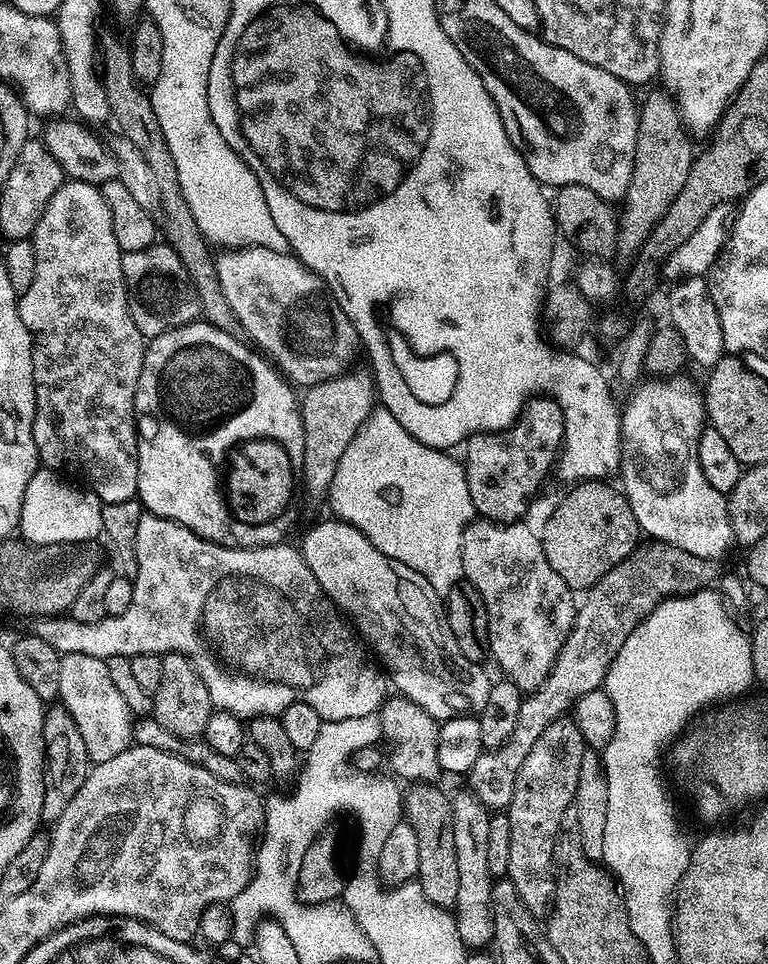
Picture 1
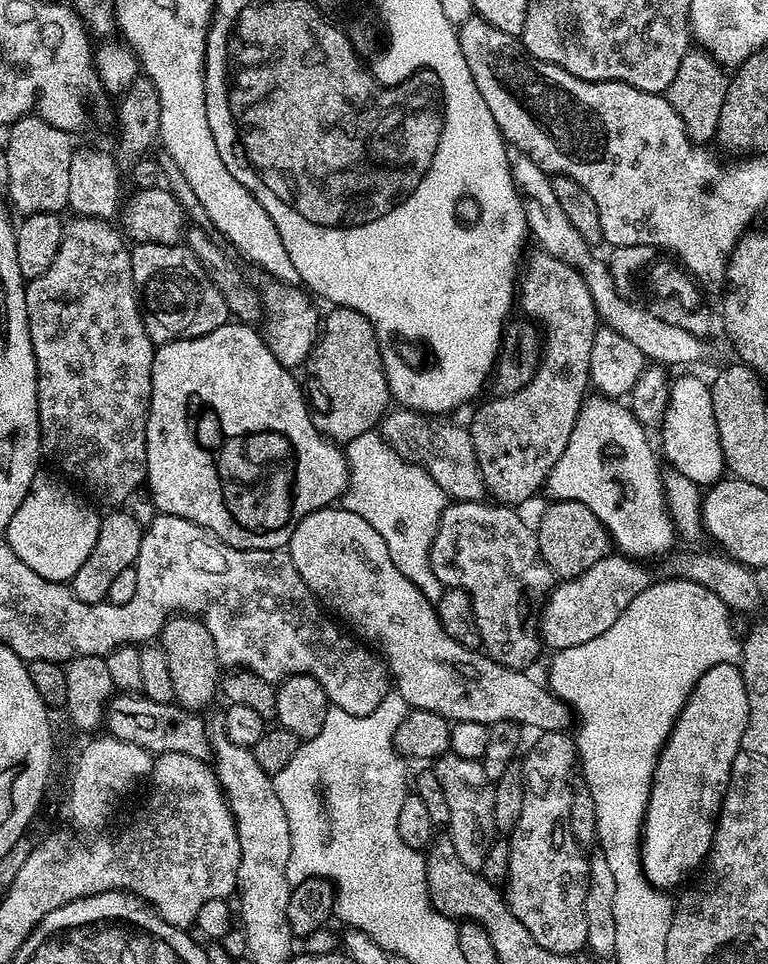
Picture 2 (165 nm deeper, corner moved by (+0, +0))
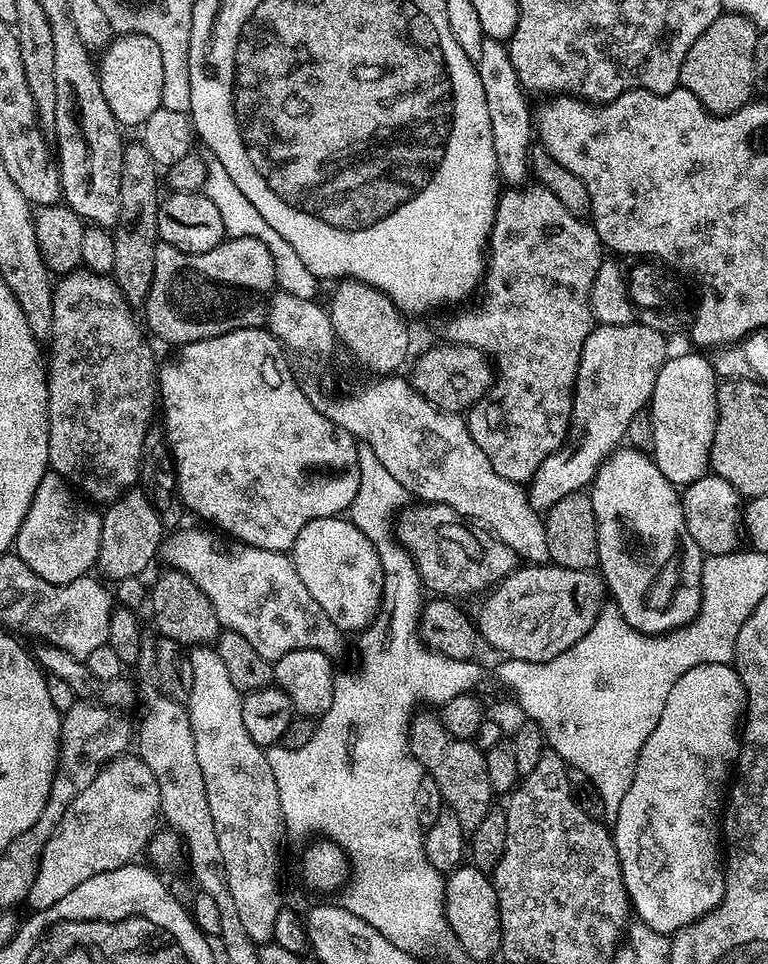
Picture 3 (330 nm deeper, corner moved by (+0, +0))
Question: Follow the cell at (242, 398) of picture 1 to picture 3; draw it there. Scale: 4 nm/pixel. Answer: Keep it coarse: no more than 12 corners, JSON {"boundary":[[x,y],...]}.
{"boundary":[[267,327],[175,349],[185,509],[287,553],[347,513],[357,441]]}

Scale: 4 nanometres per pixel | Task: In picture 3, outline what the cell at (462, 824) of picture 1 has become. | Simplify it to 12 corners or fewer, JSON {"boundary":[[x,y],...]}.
{"boundary":[[435,711],[408,749],[470,834],[494,807],[486,758]]}

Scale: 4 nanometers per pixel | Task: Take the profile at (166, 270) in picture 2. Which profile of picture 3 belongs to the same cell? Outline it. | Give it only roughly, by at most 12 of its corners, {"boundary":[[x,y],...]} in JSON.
{"boundary":[[252,238],[157,243],[142,305],[183,346],[265,327],[278,273]]}

